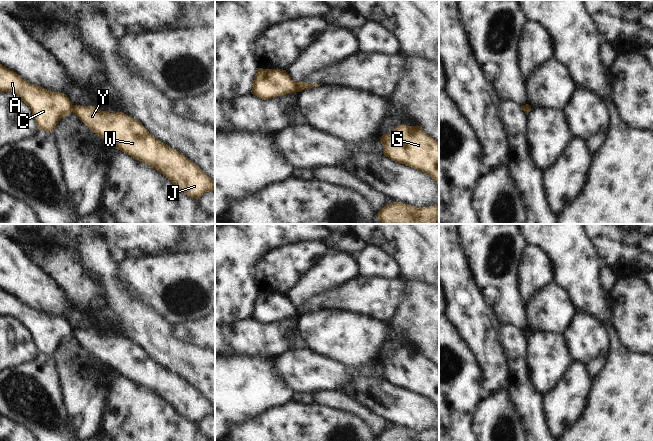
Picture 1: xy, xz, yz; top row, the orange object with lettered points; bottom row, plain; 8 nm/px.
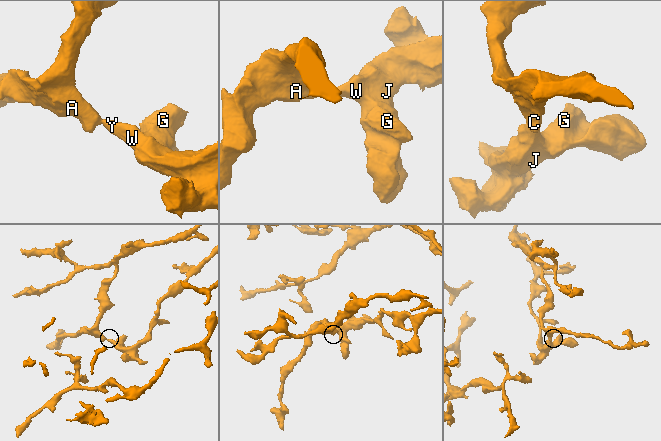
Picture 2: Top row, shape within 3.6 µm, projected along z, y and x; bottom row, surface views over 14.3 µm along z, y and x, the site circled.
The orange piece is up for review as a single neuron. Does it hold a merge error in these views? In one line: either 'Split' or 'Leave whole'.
Split.

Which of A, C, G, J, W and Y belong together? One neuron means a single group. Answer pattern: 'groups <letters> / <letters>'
groups A C / G J W Y

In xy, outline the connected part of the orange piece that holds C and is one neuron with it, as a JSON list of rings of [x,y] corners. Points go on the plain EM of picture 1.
[[[0,288],[0,317],[3,316],[10,316],[21,322],[32,335],[32,341],[39,354],[53,356],[60,343],[69,339],[73,335],[73,329],[66,318],[53,316],[34,308],[30,308],[16,296],[13,296],[9,292]]]

